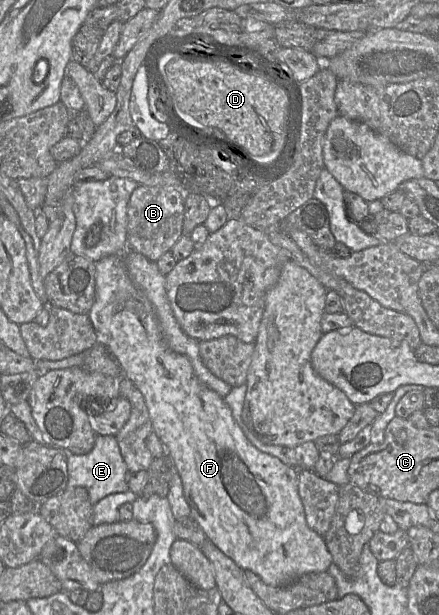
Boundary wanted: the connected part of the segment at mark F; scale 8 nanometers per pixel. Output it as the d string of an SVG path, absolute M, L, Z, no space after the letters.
M109 255L95 262L96 268L96 296L88 317L96 332L98 342L104 345L120 365L123 376L130 379L139 389L152 422L152 429L165 446L167 454L173 459L182 480L184 496L190 507L190 517L198 522L206 537L226 556L231 558L241 569L254 572L261 580L272 587L284 587L306 573L319 573L328 571L332 563L332 556L328 551L324 537L318 535L307 525L304 507L298 492L298 469L286 465L277 457L264 453L253 446L244 435L242 429L232 416L231 409L218 393L199 381L194 373L189 359L172 351L163 338L154 307L144 293L136 287L129 276L124 263L124 256Z

